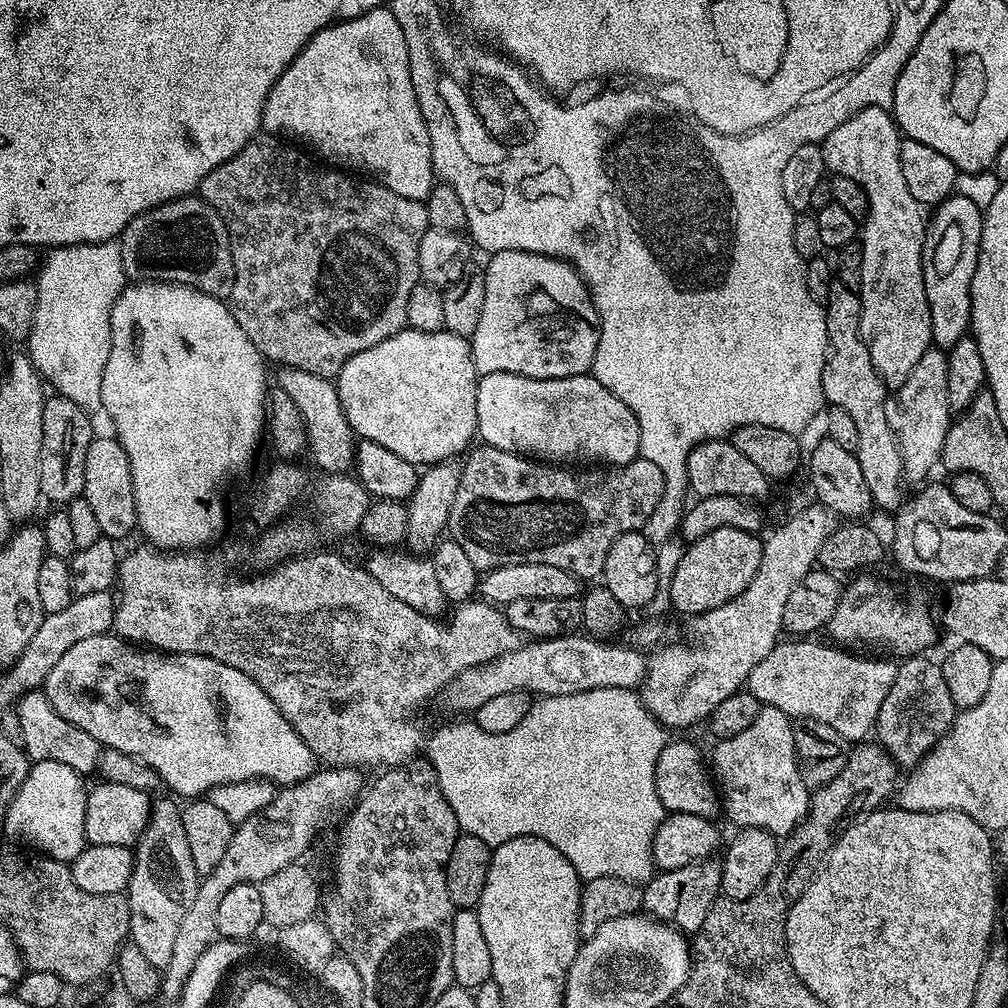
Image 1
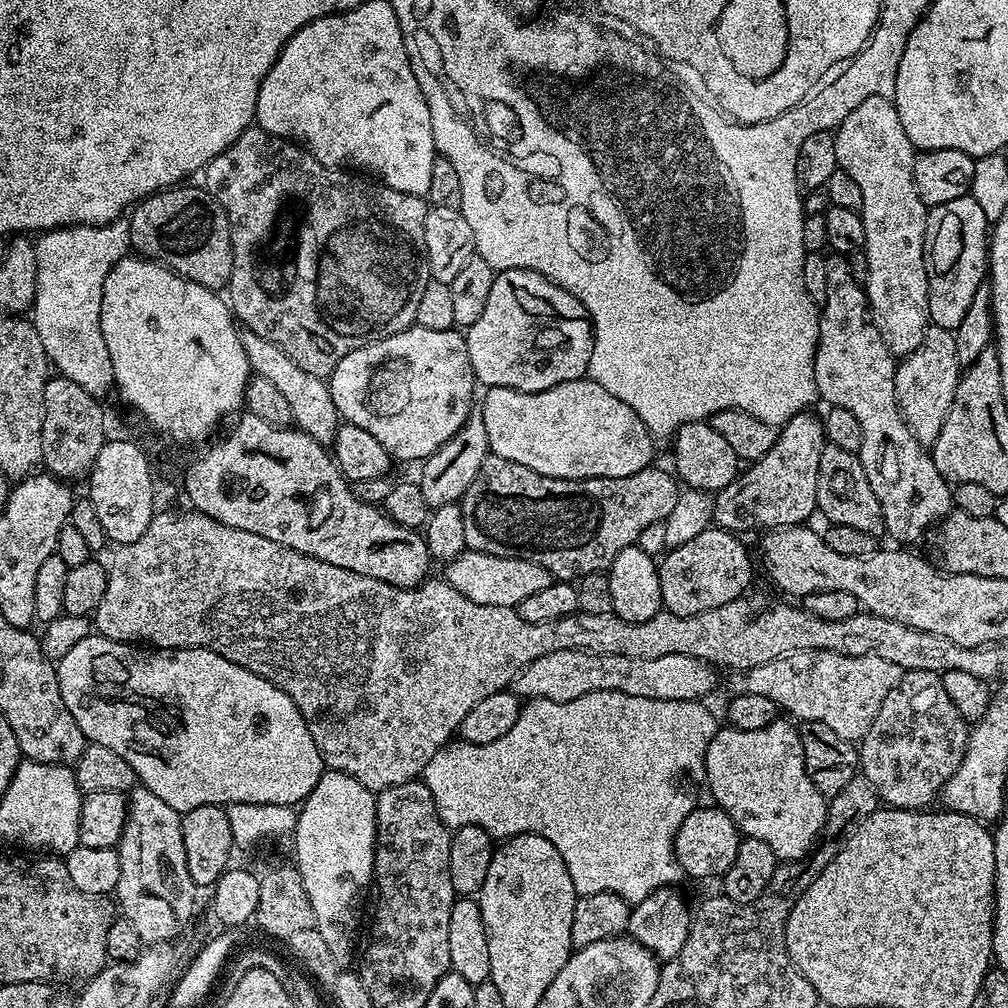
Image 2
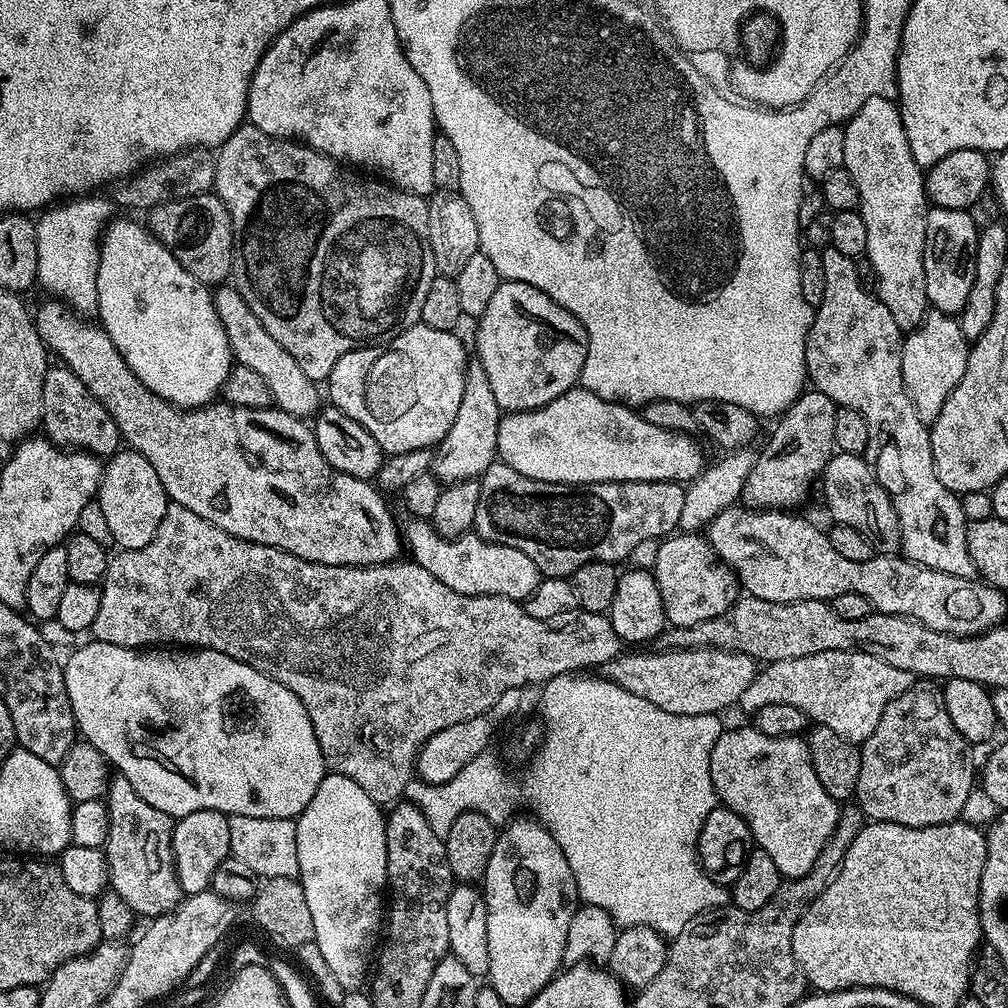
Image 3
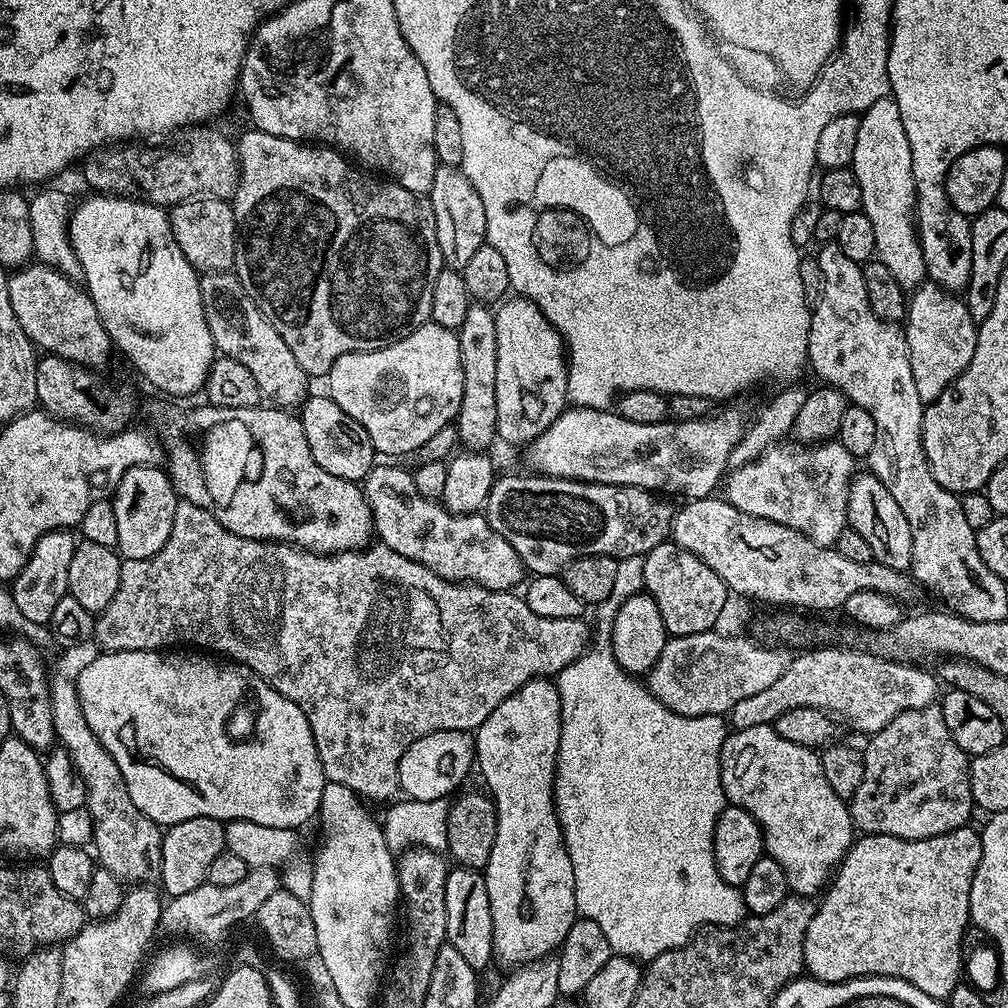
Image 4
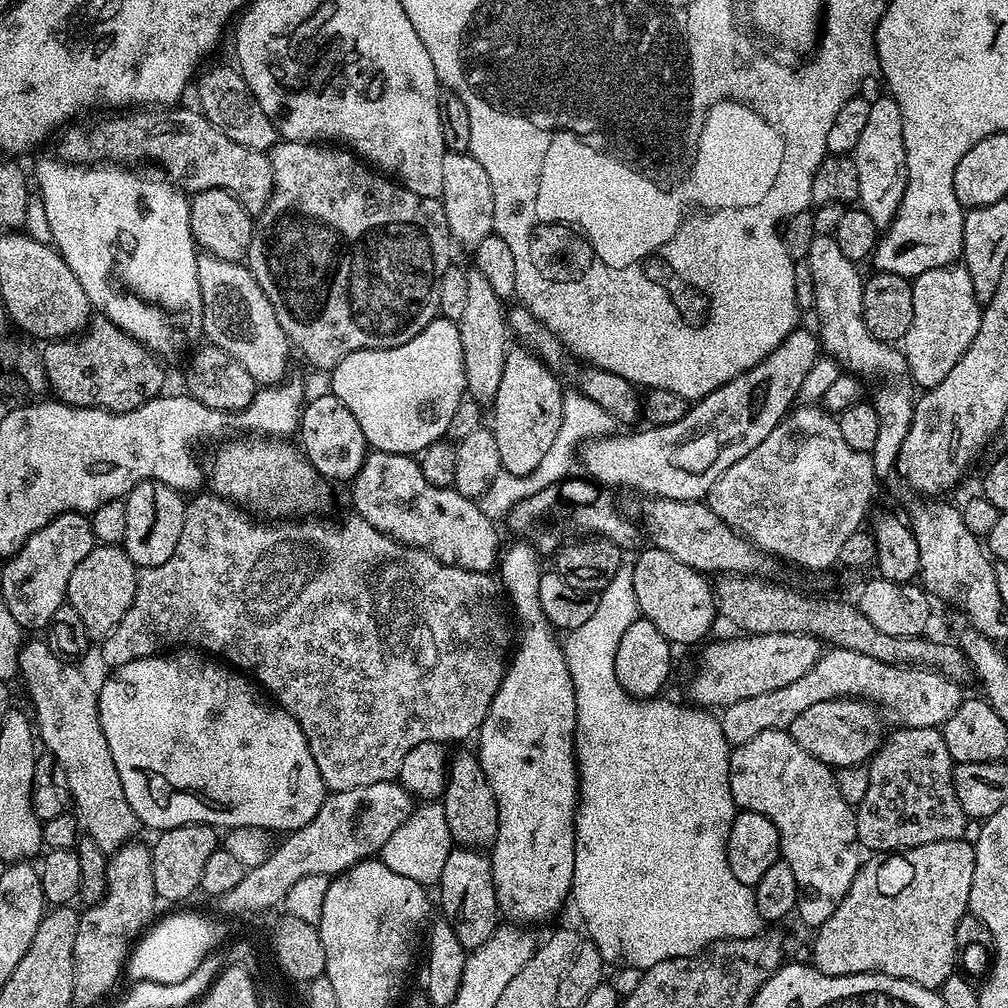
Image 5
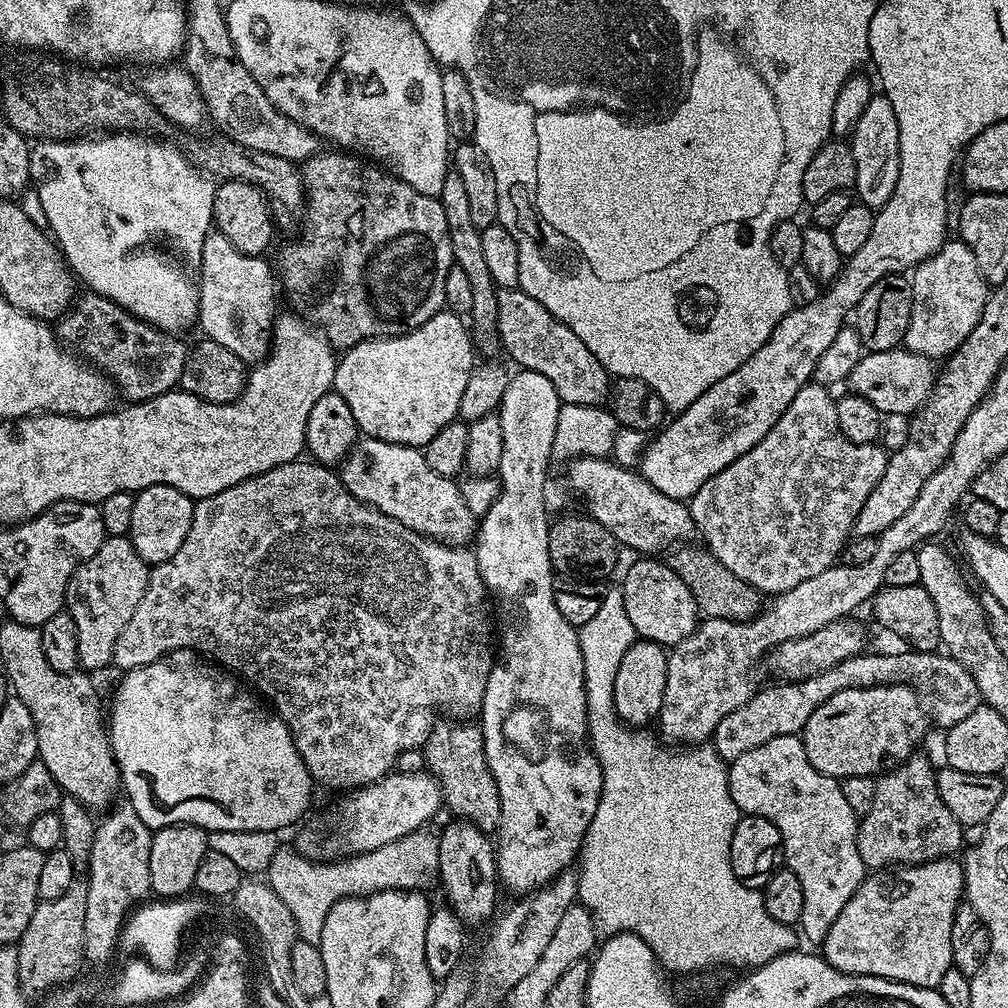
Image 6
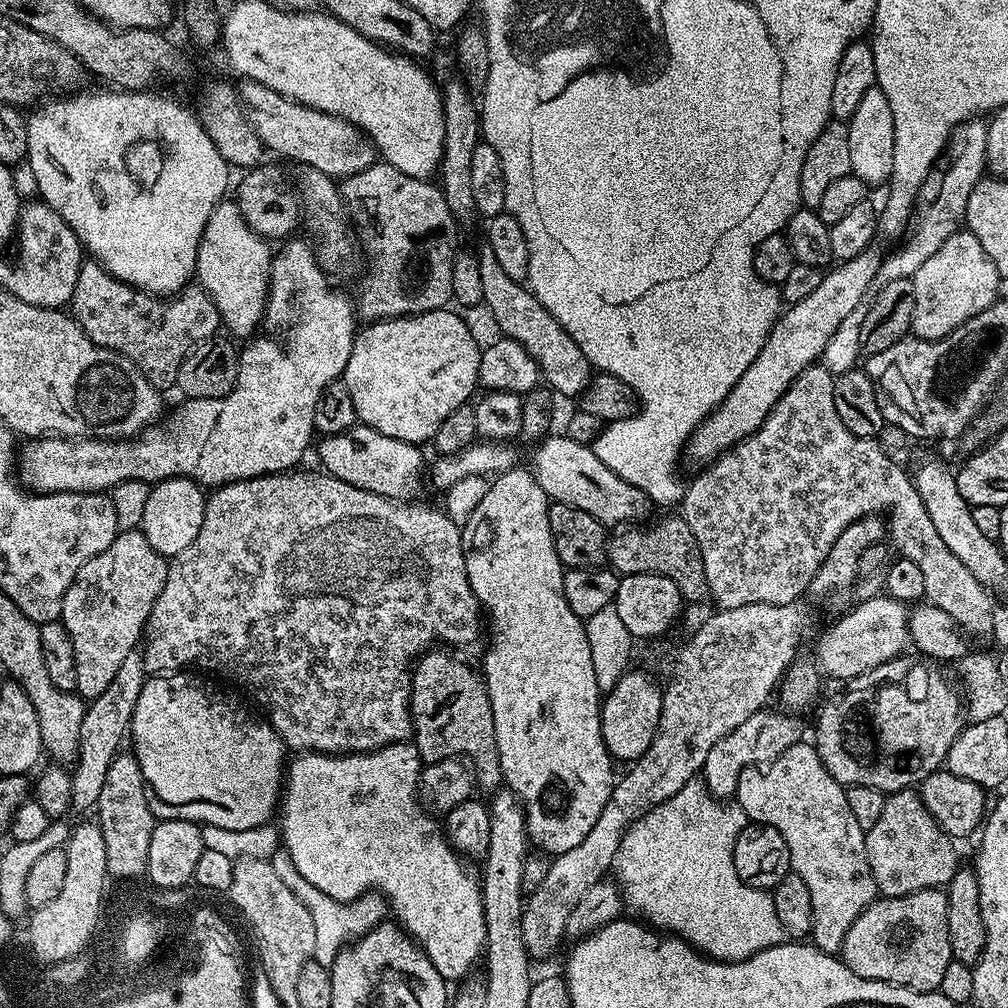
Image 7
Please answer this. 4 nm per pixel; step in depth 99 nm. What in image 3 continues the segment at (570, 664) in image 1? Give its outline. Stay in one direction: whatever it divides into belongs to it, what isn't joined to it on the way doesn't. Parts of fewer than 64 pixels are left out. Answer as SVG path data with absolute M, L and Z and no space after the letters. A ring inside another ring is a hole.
M674 648L671 650L628 650L602 666L605 680L654 702L666 714L720 714L723 708L739 705L746 686L754 682L757 661L731 648Z

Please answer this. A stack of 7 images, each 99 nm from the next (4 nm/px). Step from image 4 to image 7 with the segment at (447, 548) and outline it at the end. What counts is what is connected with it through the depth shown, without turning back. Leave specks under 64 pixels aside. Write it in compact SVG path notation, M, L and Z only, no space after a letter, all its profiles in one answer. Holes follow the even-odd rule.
M357 423L356 427L339 432L333 436L323 437L315 445L320 455L319 467L325 473L350 486L358 486L362 490L370 490L370 494L385 496L387 500L408 502L420 488L420 471L425 471L426 460L417 445L402 442L398 438L386 438L386 434L378 434L378 430L367 428Z

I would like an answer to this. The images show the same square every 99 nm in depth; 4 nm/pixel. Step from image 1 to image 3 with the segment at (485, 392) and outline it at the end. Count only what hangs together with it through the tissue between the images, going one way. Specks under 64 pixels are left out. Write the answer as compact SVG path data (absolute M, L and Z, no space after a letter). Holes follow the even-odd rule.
M577 386L531 412L501 415L496 450L499 459L518 470L518 474L542 482L691 482L706 467L706 459L692 439L683 432L651 425L629 405L603 400Z

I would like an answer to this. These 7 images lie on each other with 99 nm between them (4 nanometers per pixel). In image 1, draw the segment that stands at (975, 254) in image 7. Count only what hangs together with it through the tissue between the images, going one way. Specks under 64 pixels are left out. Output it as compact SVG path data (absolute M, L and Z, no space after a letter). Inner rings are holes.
M935 346L928 348L926 354L918 358L914 370L910 370L910 378L906 378L906 382L895 389L894 399L886 410L886 422L890 422L890 430L896 433L900 442L900 457L907 479L920 480L932 467L940 464L942 446L954 419L954 413L948 407L947 369L947 351Z

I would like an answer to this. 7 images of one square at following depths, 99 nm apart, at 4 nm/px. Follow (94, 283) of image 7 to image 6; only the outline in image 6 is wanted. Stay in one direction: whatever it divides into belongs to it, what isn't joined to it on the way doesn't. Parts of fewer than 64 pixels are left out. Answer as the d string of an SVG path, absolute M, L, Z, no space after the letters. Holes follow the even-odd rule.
M88 290L75 297L71 309L64 313L62 319L55 325L54 331L65 345L71 346L81 357L87 358L106 376L112 377L119 395L125 396L125 401L139 402L152 400L173 391L182 378L182 370L186 366L189 349L179 339L179 335L155 328L145 320L139 320L133 312L127 312L118 302L106 298L102 294Z

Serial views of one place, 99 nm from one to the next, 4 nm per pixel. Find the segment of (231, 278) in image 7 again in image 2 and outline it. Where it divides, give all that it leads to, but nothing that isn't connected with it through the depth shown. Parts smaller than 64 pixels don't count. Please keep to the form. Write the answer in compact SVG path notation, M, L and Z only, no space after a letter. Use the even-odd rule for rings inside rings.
M247 330L241 331L240 341L242 350L246 350L249 369L255 375L269 380L286 397L286 403L290 406L292 424L301 432L310 434L310 438L314 438L319 444L331 445L336 438L336 431L341 426L342 417L334 406L334 398L328 389L327 379L306 374L306 370L302 370L302 366L298 366L298 362L294 362L290 354L278 350L274 342L266 342L266 338L258 338L258 334Z

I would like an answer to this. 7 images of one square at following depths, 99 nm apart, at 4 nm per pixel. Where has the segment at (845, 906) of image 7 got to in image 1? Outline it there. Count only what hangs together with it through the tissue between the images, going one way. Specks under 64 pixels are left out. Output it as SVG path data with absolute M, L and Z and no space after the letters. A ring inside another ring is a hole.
M764 706L742 734L734 734L734 738L726 738L715 745L710 768L722 793L723 815L728 815L737 829L761 828L783 838L804 821L810 789L799 772L793 723L793 717L782 710Z

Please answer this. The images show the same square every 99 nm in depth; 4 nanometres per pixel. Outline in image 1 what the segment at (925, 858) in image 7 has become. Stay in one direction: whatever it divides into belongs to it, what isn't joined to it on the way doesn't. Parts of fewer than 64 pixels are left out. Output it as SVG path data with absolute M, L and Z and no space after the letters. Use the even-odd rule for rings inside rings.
M917 654L896 664L894 686L890 686L890 694L886 694L882 701L882 710L878 710L875 739L904 770L915 768L924 759L924 755L952 729L958 715L956 703L954 698L950 698L950 689L946 687L946 678L940 669L940 660L931 660L930 657Z

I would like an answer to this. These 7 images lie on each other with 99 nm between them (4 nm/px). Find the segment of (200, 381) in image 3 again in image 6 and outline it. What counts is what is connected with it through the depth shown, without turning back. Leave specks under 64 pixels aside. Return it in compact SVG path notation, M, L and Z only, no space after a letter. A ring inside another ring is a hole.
M112 130L107 134L100 134L104 136L96 136L93 140L89 138L73 138L70 140L41 140L31 149L32 157L30 158L30 170L32 171L31 179L36 180L38 185L38 191L42 198L42 210L46 210L46 218L48 219L47 227L50 229L51 235L54 237L55 243L58 245L63 257L68 262L68 267L74 273L75 279L79 281L81 285L87 286L91 291L102 294L106 298L110 298L114 302L118 302L120 306L126 309L127 312L133 312L139 320L145 320L147 324L152 324L155 328L162 328L166 332L173 334L179 333L179 328L188 328L197 323L198 313L200 311L200 281L198 279L198 273L200 271L200 263L202 262L202 246L204 245L204 239L207 238L209 232L213 231L214 221L212 218L212 211L214 210L214 194L216 193L216 184L213 177L205 174L187 155L184 156L175 148L172 144L156 144L156 140L152 137L152 134L137 134L131 130Z

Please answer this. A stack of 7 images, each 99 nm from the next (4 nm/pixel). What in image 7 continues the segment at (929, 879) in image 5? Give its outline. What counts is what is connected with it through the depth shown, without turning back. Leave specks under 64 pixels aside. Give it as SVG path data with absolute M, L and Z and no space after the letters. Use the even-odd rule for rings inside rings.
M944 888L918 890L909 896L885 896L868 905L862 914L846 930L846 938L838 953L851 972L867 980L881 980L887 984L899 984L915 992L937 991L944 977L946 966L952 961L950 934L946 930L946 898Z

